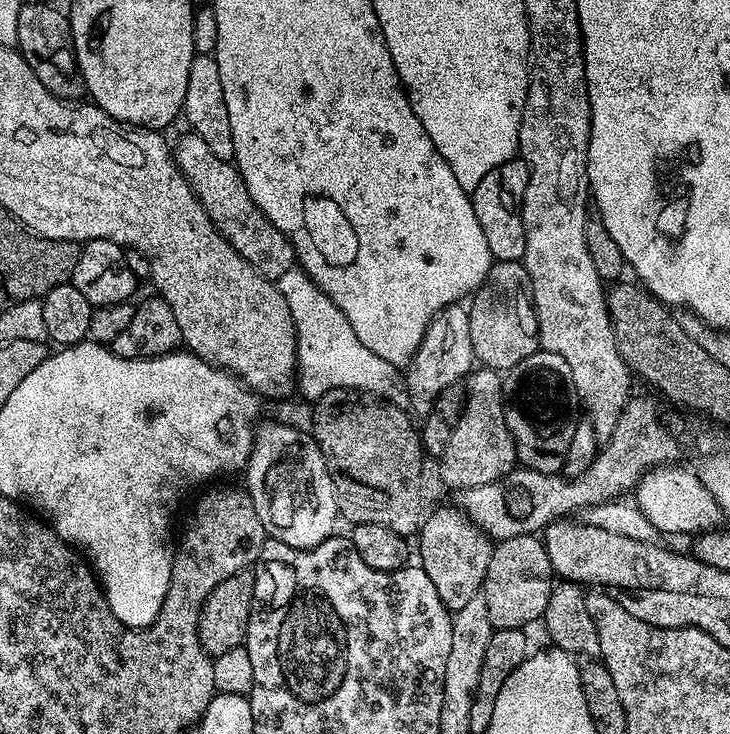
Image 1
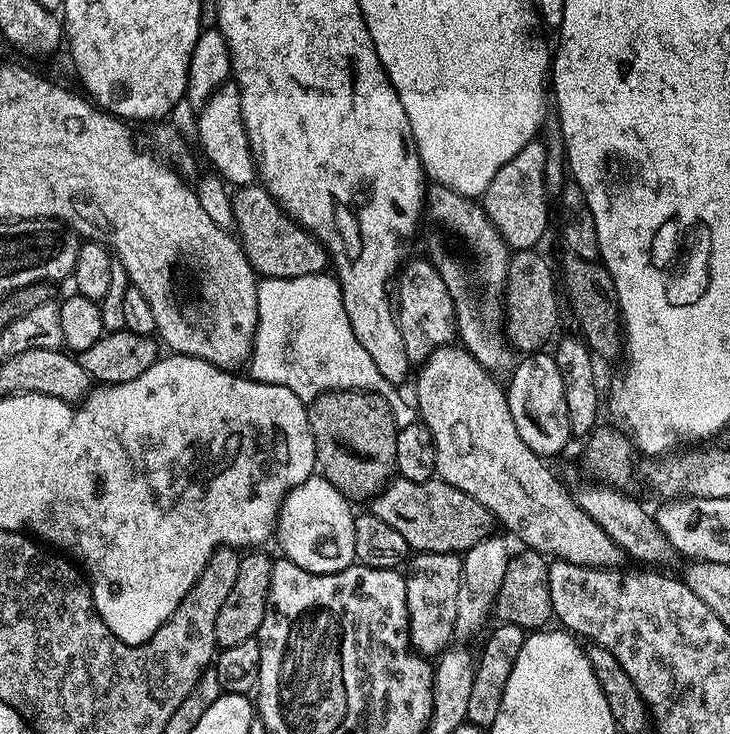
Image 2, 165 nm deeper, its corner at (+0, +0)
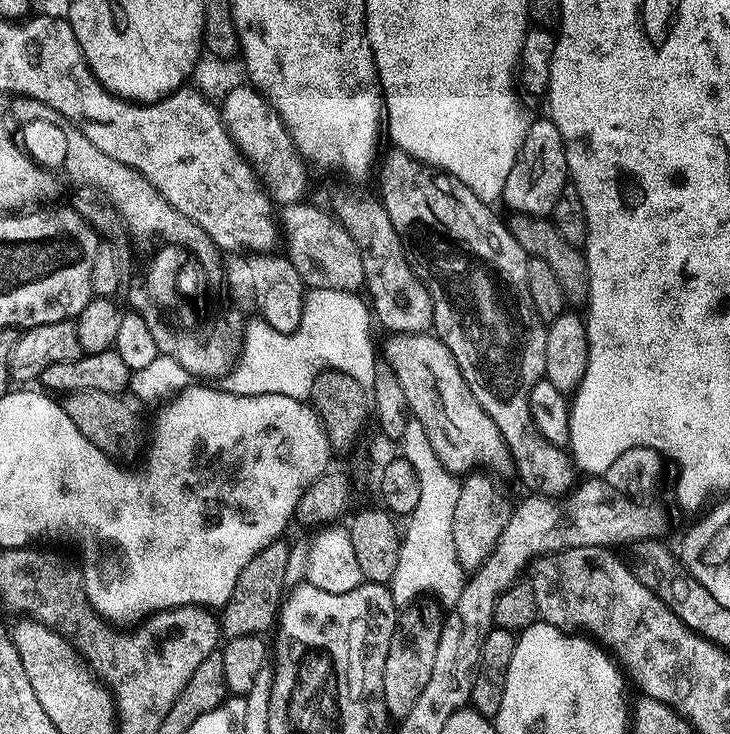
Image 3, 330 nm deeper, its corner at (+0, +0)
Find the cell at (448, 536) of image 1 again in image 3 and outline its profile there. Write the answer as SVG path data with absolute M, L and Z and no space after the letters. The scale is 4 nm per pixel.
M432 598L417 599L405 608L408 609L399 613L398 627L392 635L384 667L384 701L389 715L394 718L410 714L414 702L418 702L418 694L426 690L430 670L434 670L434 654L438 654L438 638L442 634L445 618L441 605Z

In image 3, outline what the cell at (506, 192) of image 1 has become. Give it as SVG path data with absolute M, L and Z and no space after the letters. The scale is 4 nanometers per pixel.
M533 119L529 123L522 150L514 166L510 166L510 175L506 178L503 203L508 203L511 211L521 216L551 217L554 202L558 202L565 184L570 180L562 134L552 119L543 119Z

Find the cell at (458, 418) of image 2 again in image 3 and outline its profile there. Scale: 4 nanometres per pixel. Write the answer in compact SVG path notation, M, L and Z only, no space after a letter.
M392 334L384 344L383 359L394 370L406 394L408 411L430 434L430 446L453 474L471 473L479 464L505 464L510 460L498 426L482 410L478 398L470 394L458 362L435 334Z

